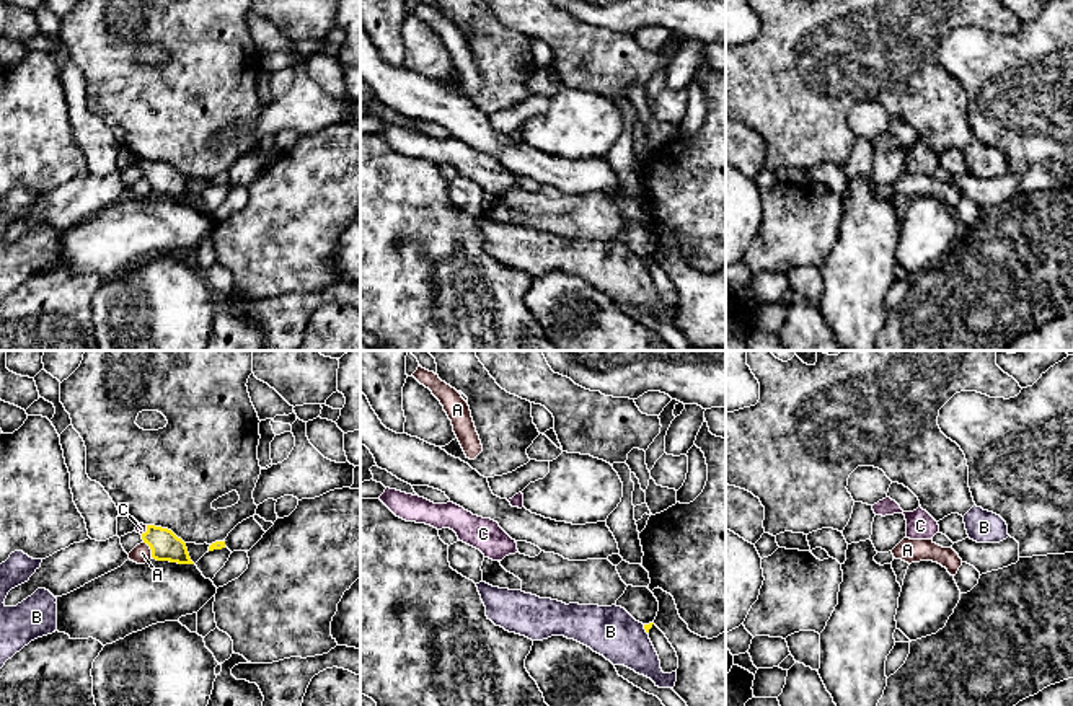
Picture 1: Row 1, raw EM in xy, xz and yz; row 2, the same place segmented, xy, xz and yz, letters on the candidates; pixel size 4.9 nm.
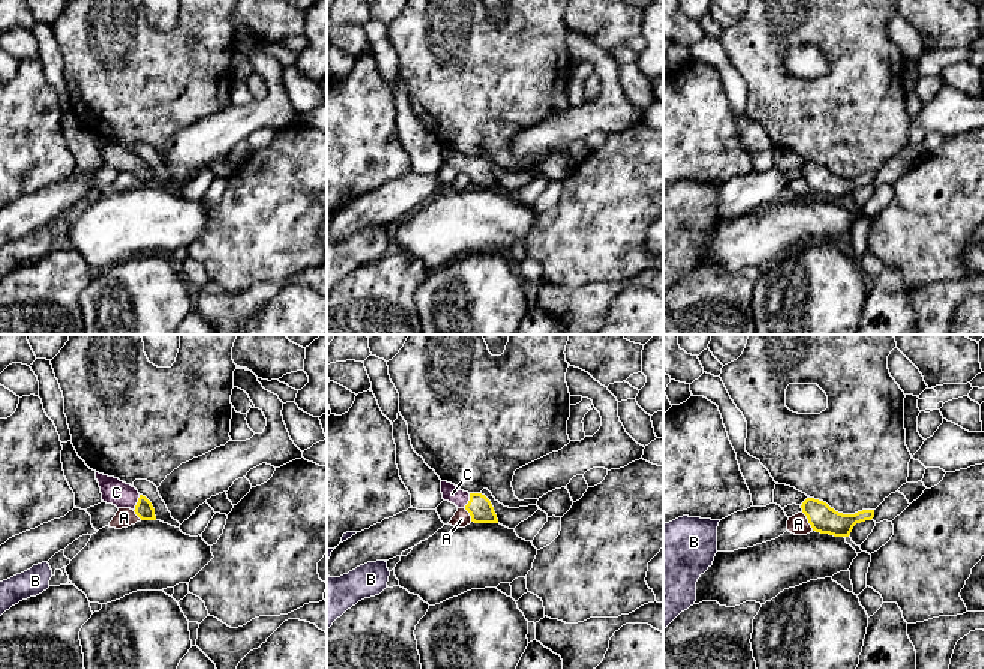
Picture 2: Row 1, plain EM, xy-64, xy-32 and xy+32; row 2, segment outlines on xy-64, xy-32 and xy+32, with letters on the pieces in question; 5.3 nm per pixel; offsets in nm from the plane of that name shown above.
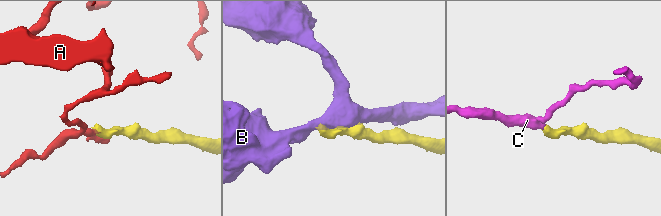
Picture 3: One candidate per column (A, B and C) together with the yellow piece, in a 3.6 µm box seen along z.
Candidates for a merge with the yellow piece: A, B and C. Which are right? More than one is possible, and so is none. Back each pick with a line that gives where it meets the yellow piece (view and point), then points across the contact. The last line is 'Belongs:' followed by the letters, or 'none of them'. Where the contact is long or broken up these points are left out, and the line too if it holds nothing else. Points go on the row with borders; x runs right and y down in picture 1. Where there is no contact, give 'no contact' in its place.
C: contact xy (147, 530); way xy (165, 545), (147, 530), (141, 529)
Belongs: C

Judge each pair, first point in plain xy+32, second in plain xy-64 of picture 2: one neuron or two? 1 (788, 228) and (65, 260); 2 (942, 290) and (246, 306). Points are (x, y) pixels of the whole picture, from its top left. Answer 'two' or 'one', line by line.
1: two
2: one

